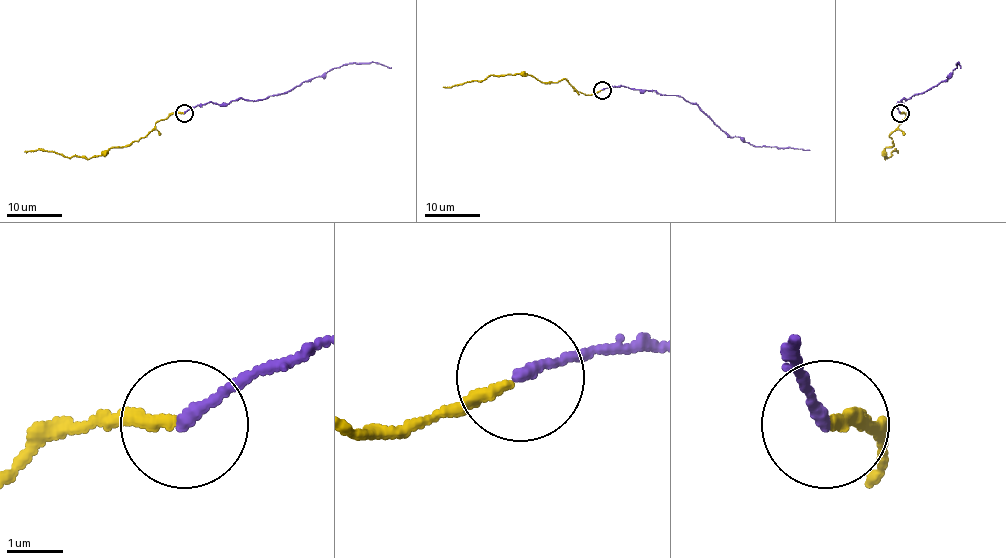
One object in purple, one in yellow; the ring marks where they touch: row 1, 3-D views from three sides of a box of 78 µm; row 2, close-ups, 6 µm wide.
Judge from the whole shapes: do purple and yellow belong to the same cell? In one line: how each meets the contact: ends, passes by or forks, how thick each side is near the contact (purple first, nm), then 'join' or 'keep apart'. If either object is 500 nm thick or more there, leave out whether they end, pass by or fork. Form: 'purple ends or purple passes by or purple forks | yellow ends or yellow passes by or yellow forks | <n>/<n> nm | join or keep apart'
purple ends | yellow ends | 190/200 nm | join

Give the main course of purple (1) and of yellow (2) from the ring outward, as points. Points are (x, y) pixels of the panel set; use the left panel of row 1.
1: (183, 113), (208, 102), (229, 104), (241, 98), (262, 99), (284, 94), (354, 62), (391, 66)
2: (183, 113), (170, 113), (146, 135), (88, 159), (68, 157), (40, 149), (24, 152)

